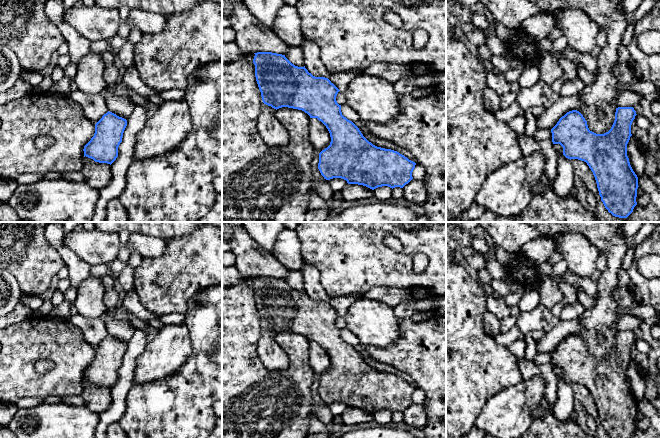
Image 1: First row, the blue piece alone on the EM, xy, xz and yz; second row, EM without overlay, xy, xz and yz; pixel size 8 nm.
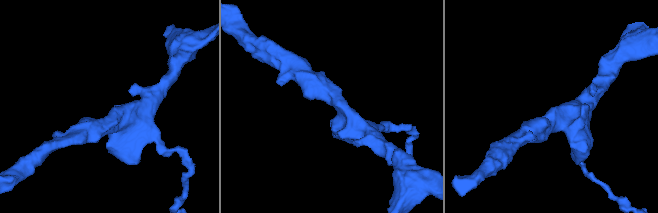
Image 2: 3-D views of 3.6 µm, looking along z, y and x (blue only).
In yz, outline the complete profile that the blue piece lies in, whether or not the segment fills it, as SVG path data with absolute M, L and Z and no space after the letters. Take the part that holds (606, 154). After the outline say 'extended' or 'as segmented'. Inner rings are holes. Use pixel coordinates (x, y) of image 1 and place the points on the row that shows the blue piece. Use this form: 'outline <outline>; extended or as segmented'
outline M618 107L611 129L604 134L596 134L589 130L583 115L577 110L572 110L562 116L551 129L553 144L563 147L563 155L566 158L587 163L593 172L605 208L619 218L627 218L637 205L638 177L627 156L627 144L632 136L631 125L636 115L633 107Z; as segmented

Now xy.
outline M108 111L95 124L94 136L84 146L84 157L111 165L118 157L118 147L126 126L126 119Z; as segmented

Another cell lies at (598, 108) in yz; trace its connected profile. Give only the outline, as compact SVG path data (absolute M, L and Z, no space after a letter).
M540 0L536 5L541 13L554 13L564 8L581 9L606 31L607 43L597 56L599 72L594 74L595 81L585 85L578 94L582 104L576 110L583 115L590 131L608 132L615 120L617 107L614 101L621 91L612 68L619 64L617 51L628 26L623 0Z

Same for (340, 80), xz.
M359 71L352 72L341 72L341 73L330 73L329 80L333 83L339 90L343 91L348 83L357 75Z

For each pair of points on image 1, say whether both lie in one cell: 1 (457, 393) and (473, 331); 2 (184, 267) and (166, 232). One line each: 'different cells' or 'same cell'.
1: same cell
2: different cells

